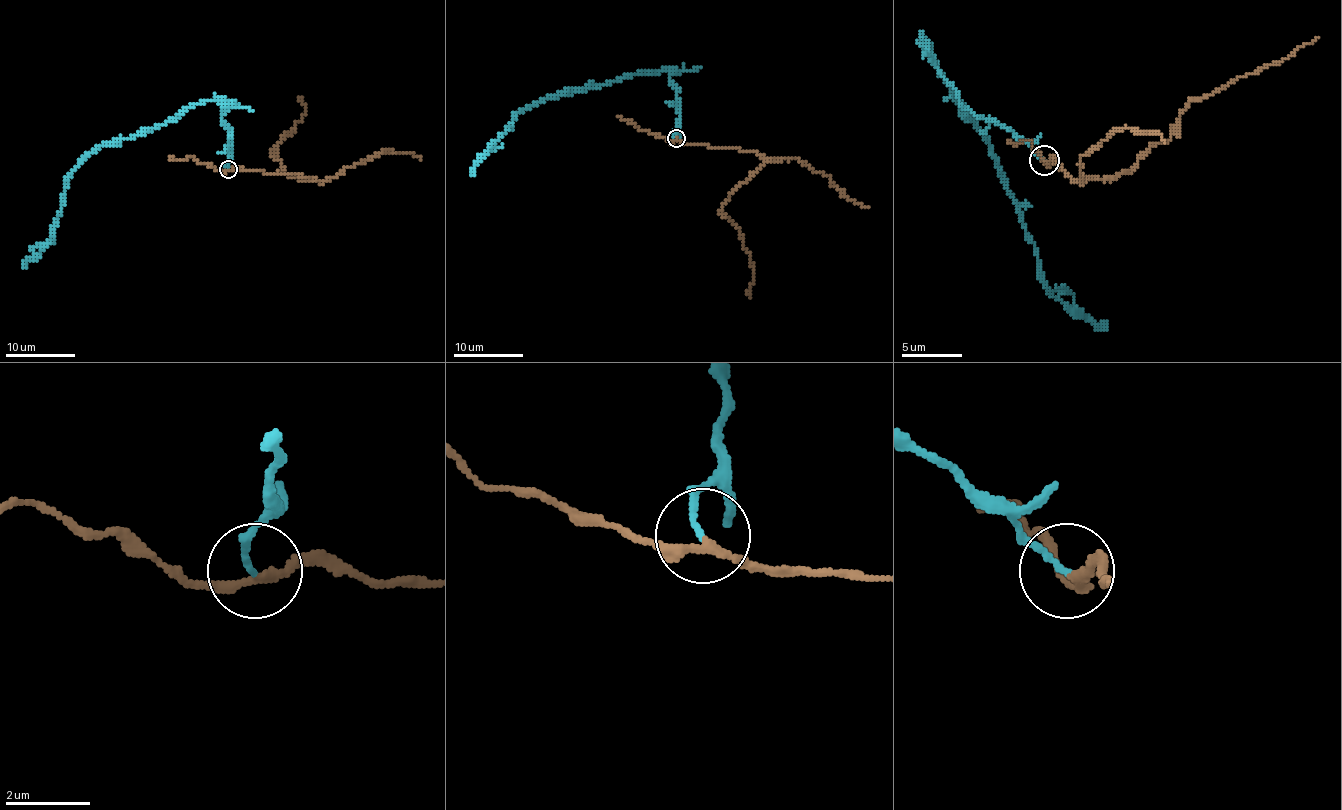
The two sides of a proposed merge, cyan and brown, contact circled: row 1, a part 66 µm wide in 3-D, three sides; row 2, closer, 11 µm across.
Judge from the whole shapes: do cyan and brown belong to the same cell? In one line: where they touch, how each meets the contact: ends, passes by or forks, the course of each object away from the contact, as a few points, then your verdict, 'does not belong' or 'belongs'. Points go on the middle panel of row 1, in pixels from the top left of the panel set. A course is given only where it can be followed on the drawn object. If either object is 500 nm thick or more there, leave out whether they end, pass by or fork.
place (676, 138); cyan ends; brown passes by; course cyan (676, 138), (679, 89), (670, 80), (672, 72), (637, 72), (611, 84), (541, 98), (515, 117), (470, 174); course brown (676, 138), (690, 145), (749, 150), (764, 160), (738, 185), (721, 211), (740, 230), (752, 267), (749, 296); does not belong

